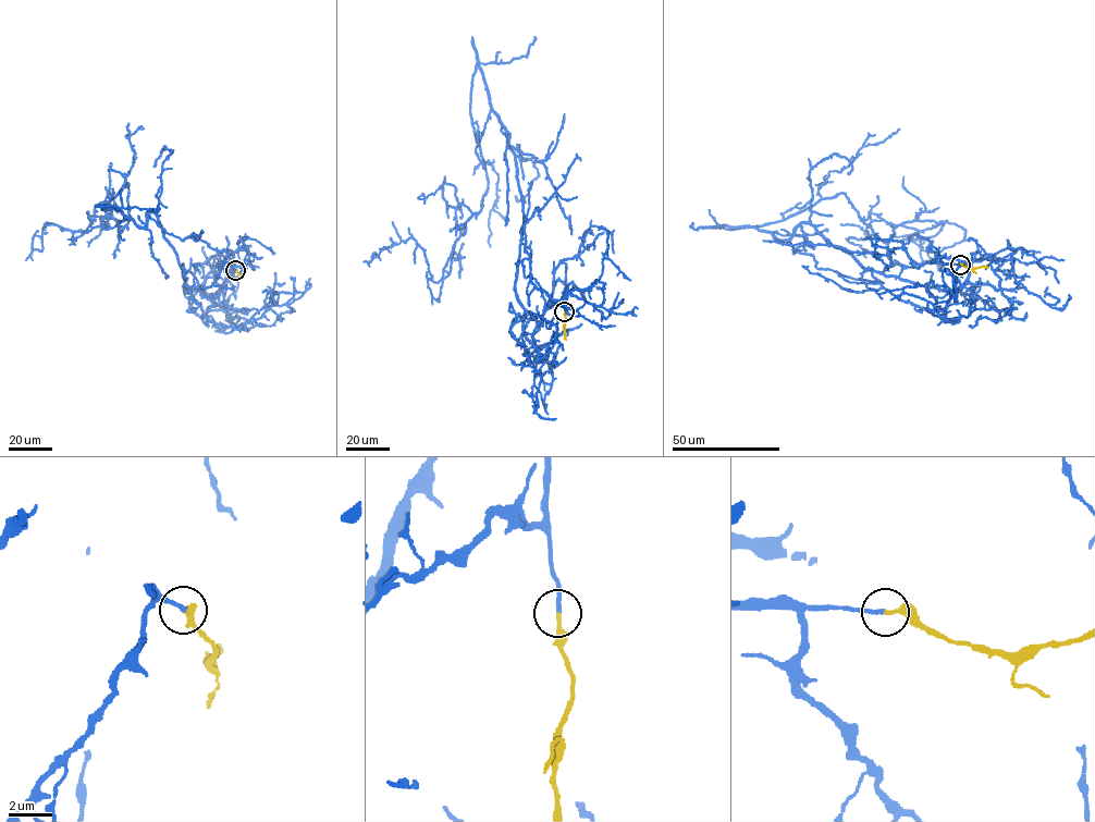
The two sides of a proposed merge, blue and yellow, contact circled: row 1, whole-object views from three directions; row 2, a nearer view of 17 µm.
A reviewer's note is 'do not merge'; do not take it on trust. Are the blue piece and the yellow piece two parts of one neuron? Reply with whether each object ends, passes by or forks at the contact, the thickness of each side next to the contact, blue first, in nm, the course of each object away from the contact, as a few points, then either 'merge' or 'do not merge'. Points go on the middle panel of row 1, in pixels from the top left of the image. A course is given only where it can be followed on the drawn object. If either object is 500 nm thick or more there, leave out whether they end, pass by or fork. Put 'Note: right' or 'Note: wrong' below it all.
blue ends | yellow ends | 190/200 nm | blue via (564, 311), (558, 280), (541, 315), (517, 298), (478, 62), (481, 210), (438, 282), (411, 237), (380, 260) | yellow via (564, 311), (566, 340) | merge
Note: wrong

